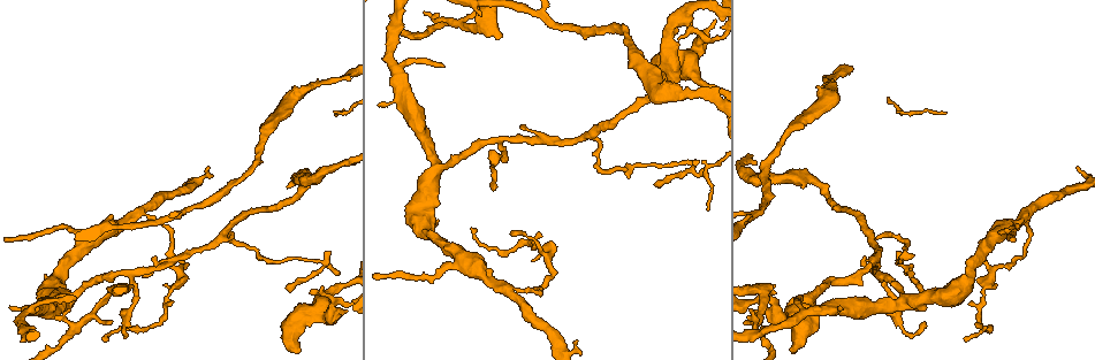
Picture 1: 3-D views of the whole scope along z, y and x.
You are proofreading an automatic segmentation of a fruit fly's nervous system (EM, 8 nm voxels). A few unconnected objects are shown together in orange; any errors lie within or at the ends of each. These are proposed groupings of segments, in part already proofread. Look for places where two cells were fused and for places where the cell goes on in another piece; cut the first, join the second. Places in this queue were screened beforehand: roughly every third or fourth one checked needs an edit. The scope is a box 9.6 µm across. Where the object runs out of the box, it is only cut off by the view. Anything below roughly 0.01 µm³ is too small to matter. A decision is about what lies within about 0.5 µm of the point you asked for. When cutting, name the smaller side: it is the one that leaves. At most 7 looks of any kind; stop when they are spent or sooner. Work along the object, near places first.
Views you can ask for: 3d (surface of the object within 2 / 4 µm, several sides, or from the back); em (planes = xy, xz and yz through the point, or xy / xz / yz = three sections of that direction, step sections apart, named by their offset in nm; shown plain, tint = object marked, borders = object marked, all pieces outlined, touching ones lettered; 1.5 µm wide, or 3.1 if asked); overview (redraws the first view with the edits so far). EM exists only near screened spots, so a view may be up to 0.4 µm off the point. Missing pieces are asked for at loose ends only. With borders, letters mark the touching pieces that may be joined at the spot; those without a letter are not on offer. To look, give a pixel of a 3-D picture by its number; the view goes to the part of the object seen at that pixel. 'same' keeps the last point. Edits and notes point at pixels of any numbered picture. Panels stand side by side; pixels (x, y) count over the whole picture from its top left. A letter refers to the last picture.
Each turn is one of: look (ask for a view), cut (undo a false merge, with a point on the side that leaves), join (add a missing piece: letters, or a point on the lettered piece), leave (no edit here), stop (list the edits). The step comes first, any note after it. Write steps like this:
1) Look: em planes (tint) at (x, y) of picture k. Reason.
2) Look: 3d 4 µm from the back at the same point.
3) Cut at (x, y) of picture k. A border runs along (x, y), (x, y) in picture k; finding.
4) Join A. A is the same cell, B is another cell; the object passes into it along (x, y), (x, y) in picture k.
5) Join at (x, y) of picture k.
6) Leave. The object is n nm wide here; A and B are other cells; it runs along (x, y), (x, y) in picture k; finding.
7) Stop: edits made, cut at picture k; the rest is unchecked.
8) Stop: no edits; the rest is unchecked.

Look: 3d 4 µm at (334, 319) of picture 1. Sudden change in width.

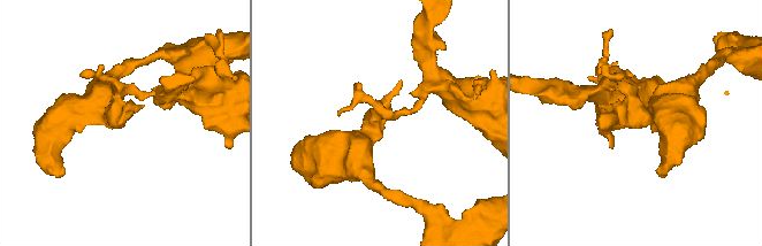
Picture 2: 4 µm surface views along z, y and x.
Look: em yz step 4 (tint) at (119, 118) of picture 2. Now the EM.

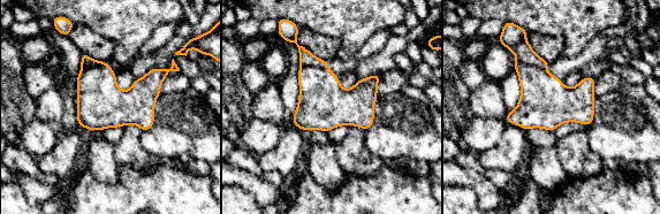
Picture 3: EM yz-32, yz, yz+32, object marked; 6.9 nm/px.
Look: em planes (borders) at the same point. Another direction.

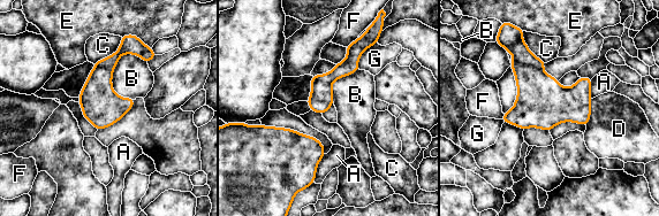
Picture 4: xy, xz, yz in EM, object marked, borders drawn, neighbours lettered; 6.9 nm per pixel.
Cut at (509, 37) of picture 4. A, B, C, D, E, F and G are other cells; a border runs along (514, 60), (542, 70) in picture 4; a second cell is stuck on.

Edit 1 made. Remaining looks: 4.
Look: em planes (tint) at (805, 312) of picture 1. Calibre changes.

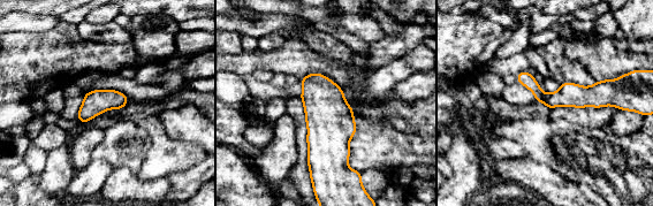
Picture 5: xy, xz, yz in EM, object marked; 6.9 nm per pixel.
Look: em planes (borders) at the same point.

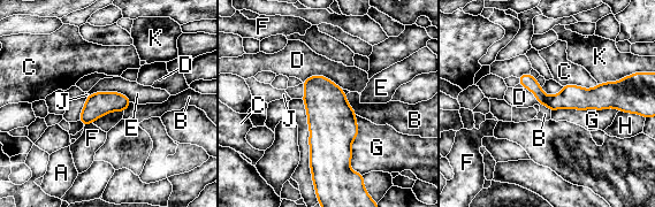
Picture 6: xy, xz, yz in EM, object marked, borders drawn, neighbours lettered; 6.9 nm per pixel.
Leave. The object is 110 nm wide here; A, B, C, D, E, F, G, H, J and K are other cells; one cell here.

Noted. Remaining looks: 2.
Look: em planes (tint) at (578, 341) of picture 1. Branch stops here.

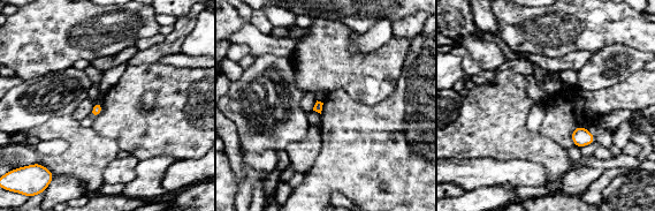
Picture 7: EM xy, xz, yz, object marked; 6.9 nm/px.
Look: em planes (borders) at the same point. See the neighbours.

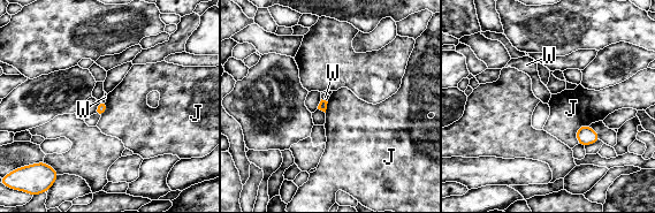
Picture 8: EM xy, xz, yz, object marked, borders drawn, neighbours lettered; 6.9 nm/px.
Leave. J and W are other cells; a border runs along (588, 124), (578, 128), (577, 143) in picture 8; no lettered piece goes on from it.

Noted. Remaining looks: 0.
Stop: edits made, cut at picture 4; the rest is unchecked.

